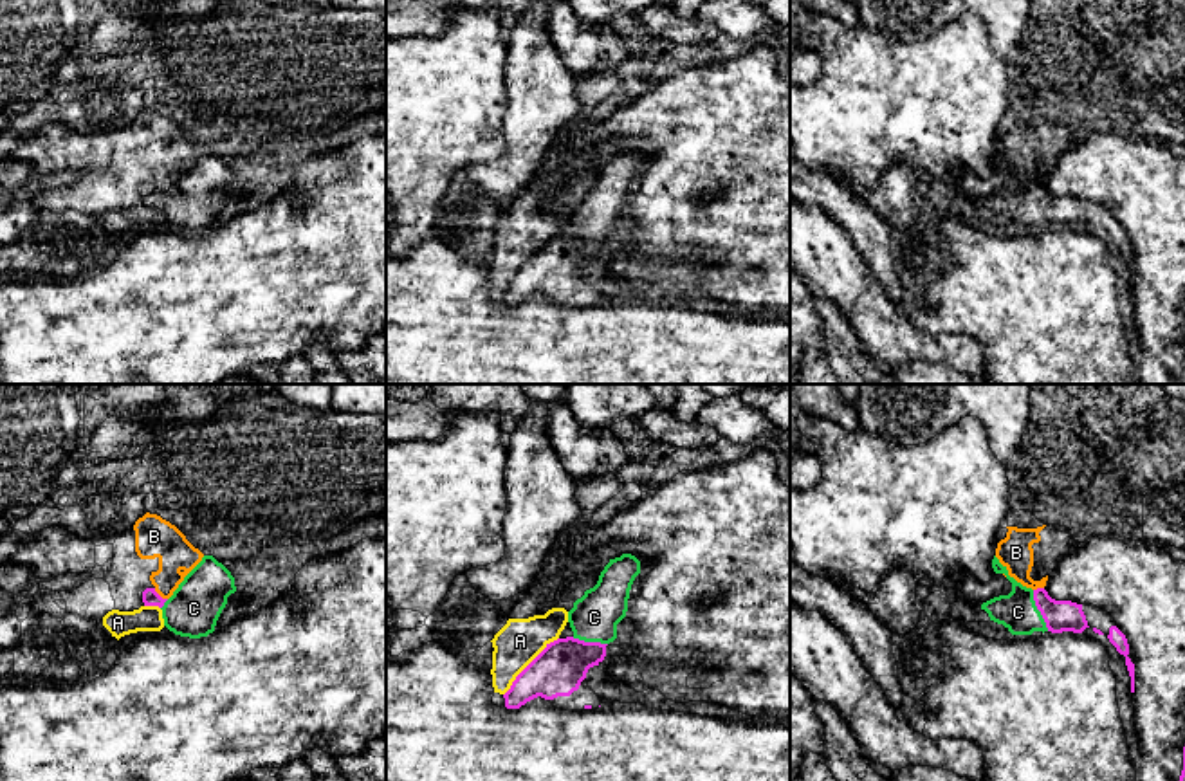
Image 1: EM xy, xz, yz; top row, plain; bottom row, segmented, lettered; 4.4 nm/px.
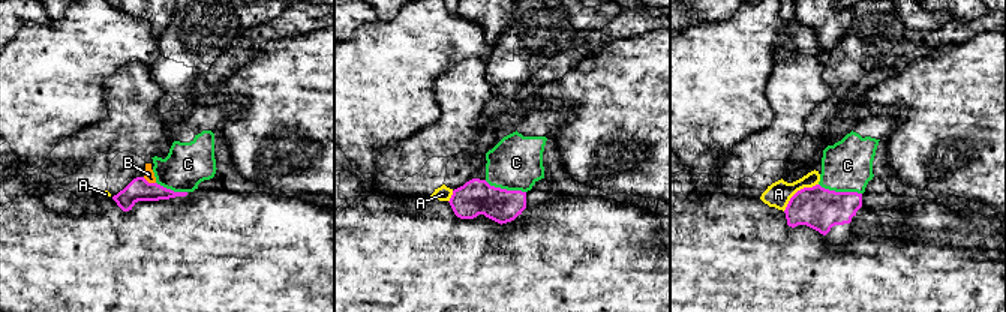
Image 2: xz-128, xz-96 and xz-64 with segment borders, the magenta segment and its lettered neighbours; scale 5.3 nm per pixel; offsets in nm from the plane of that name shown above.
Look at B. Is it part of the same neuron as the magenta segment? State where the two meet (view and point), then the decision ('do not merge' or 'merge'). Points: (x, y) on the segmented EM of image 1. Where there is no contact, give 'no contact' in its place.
xy (159, 596) | do not merge

